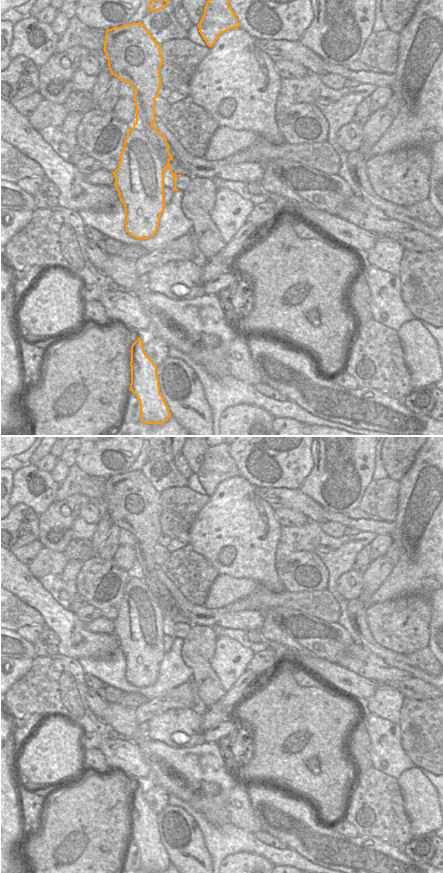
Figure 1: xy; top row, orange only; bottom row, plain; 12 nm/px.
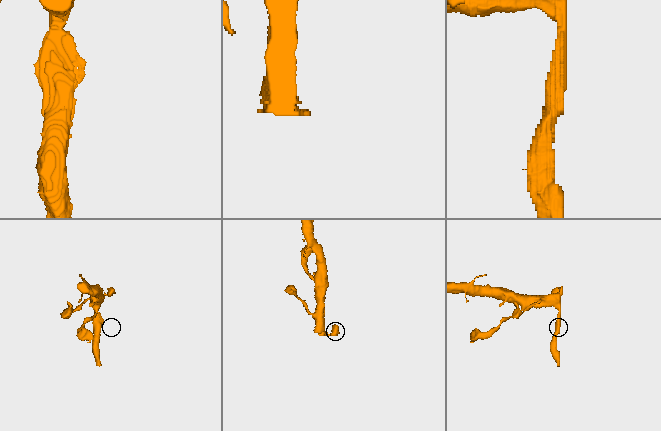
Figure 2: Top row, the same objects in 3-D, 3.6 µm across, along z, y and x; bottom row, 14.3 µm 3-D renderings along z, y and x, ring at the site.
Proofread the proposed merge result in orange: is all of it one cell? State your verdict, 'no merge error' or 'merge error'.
merge error

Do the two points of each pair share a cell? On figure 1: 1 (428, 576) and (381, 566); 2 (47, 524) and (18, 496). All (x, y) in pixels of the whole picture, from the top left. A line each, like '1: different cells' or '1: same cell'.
1: different cells
2: different cells

